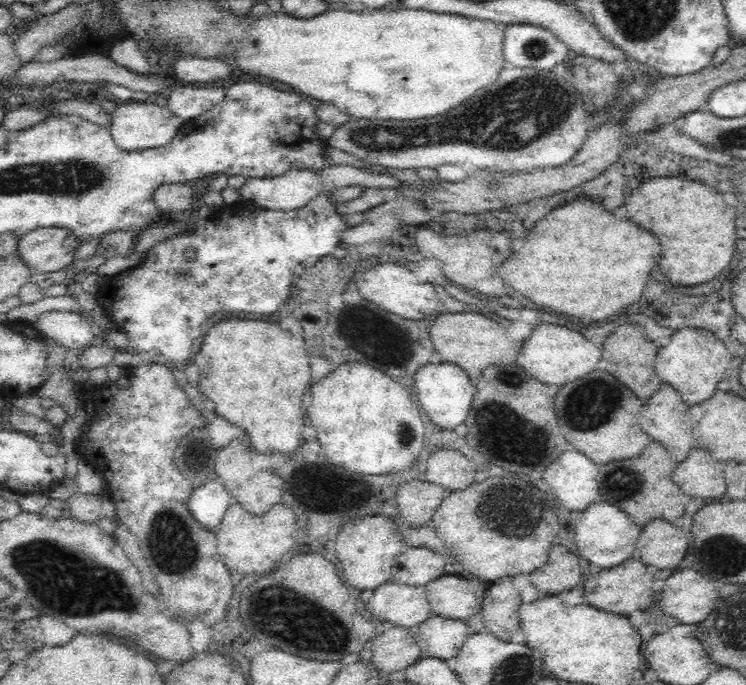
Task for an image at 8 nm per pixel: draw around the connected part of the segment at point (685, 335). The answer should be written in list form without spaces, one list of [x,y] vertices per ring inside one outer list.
[[[688,327],[674,330],[668,334],[672,340],[659,348],[655,355],[654,370],[663,383],[673,386],[680,398],[689,406],[708,400],[716,392],[716,384],[722,380],[730,362],[727,346],[709,330]]]

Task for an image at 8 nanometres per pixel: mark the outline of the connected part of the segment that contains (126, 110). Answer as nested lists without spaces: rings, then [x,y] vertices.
[[[152,100],[149,102],[124,102],[118,104],[116,110],[110,115],[111,123],[108,129],[116,146],[122,152],[134,152],[134,150],[146,150],[168,144],[185,123],[176,116],[168,107],[156,105]]]

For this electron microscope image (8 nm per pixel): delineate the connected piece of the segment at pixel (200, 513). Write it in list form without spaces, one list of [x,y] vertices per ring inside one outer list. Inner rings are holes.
[[[218,479],[193,488],[187,507],[204,528],[216,531],[226,510],[230,509],[230,504],[236,502]]]

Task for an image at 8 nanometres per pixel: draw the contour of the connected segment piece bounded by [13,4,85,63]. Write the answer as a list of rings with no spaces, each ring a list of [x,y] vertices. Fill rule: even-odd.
[[[68,4],[60,12],[40,16],[30,25],[29,30],[21,32],[14,42],[16,55],[23,63],[34,58],[36,51],[42,46],[56,43],[65,33],[83,24],[85,15],[84,4]]]

